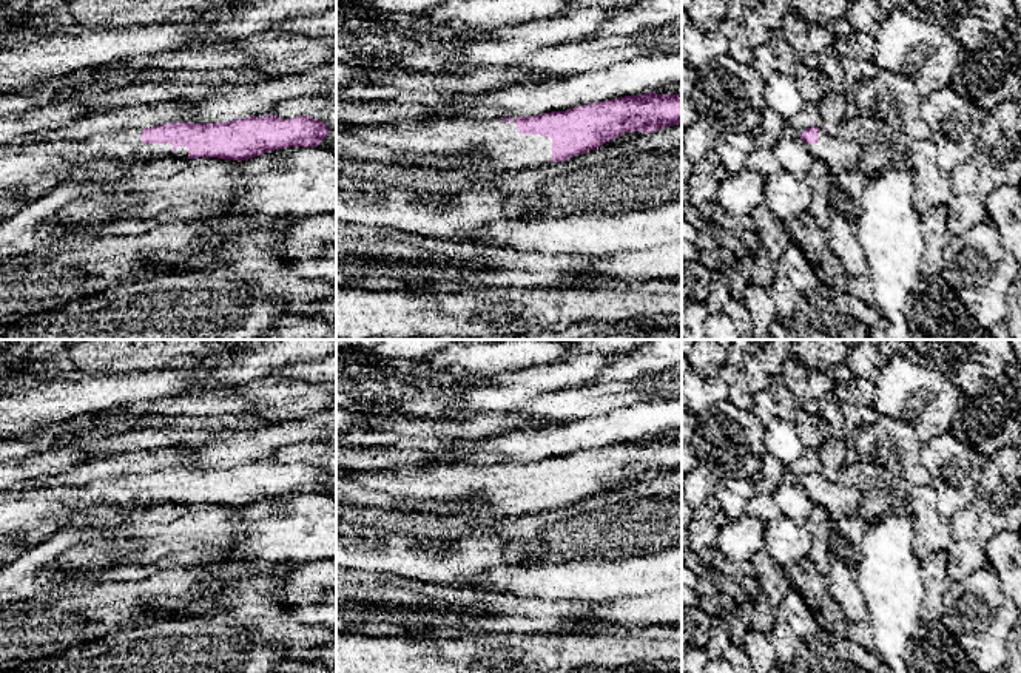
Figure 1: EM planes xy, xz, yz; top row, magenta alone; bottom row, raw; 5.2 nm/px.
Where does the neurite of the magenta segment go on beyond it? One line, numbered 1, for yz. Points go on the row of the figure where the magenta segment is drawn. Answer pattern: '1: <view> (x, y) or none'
1: yz (839, 155)

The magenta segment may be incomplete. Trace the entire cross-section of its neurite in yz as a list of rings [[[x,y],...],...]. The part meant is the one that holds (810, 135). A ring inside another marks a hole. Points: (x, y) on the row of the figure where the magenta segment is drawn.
[[[819,127],[800,131],[799,137],[814,161],[822,161],[828,165],[830,174],[858,168],[864,150],[858,142],[834,137]]]

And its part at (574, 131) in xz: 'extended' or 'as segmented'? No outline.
extended

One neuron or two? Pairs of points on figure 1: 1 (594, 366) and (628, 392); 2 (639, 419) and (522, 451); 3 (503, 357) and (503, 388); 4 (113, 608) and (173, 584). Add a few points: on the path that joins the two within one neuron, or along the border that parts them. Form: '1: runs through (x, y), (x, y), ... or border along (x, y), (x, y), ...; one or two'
1: border along (586, 382), (551, 391); two
2: runs through (609, 428), (551, 440); one
3: border along (517, 371), (471, 374), (468, 377); two
4: runs through (128, 602), (158, 595); one

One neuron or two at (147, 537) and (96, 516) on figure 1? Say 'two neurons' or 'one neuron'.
two neurons

